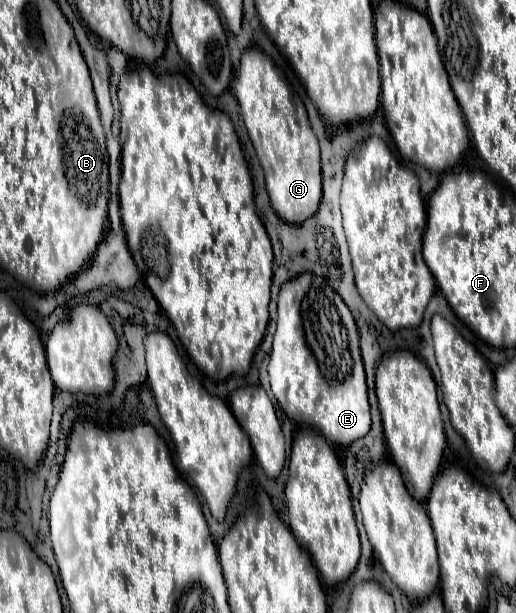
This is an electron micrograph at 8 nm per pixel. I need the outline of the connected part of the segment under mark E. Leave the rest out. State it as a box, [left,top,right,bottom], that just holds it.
[267,274,371,446]

